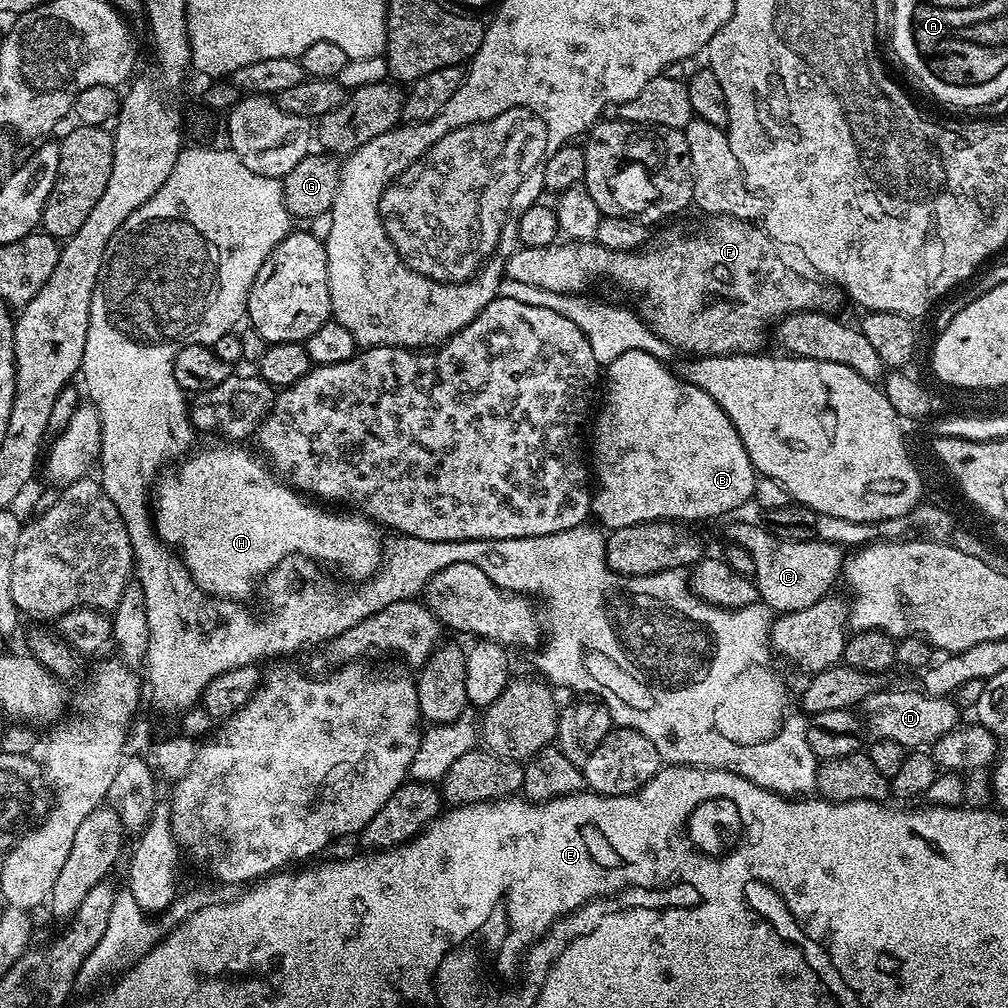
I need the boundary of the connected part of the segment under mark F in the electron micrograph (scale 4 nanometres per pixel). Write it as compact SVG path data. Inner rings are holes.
M718 216L707 221L709 224L705 226L701 232L696 232L693 236L676 236L673 240L668 240L665 244L660 244L657 248L651 246L645 247L643 250L635 252L615 252L606 246L595 243L591 240L573 240L571 242L557 242L550 246L534 246L526 248L523 246L517 247L515 250L509 251L508 261L504 263L505 277L514 282L522 282L526 286L538 286L542 290L550 290L551 292L563 292L565 294L580 294L585 290L591 280L596 280L601 276L604 280L609 280L612 284L617 284L620 288L625 288L628 292L633 292L636 296L641 296L648 305L642 311L643 319L654 330L654 334L658 334L658 338L662 338L668 344L671 344L673 349L684 352L692 352L696 356L735 356L737 354L756 354L761 351L760 348L764 344L764 331L769 328L773 322L779 322L785 316L794 314L795 312L814 312L817 310L836 310L842 301L842 296L835 287L829 286L827 283L821 282L819 279L811 278L807 280L804 276L799 276L782 257L779 256L778 245L763 227L757 226L755 223L747 220L735 220L733 216Z

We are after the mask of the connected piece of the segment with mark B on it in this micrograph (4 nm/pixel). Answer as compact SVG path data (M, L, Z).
M626 350L622 358L614 358L612 364L606 368L606 384L608 380L608 405L604 408L604 421L600 424L600 433L596 436L596 460L594 456L594 476L600 479L600 485L595 485L592 497L592 512L601 520L599 523L605 529L611 530L622 526L634 526L642 522L655 520L671 520L673 522L696 522L692 520L712 520L715 516L724 516L735 508L740 508L744 503L753 499L756 491L758 473L752 467L750 458L746 454L746 446L742 446L742 438L738 438L738 430L734 430L734 422L710 398L706 390L688 384L681 380L667 363L650 354L642 354L642 350Z

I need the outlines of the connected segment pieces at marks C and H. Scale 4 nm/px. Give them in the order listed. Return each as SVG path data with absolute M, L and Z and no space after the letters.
M759 523L756 524L732 524L728 528L728 536L735 547L746 550L750 558L754 558L755 586L760 591L760 600L773 613L806 610L833 591L831 588L836 580L838 584L846 563L843 547L819 539L802 542L783 540Z
M236 442L216 443L220 444L185 455L173 472L165 471L154 484L154 531L165 545L175 549L199 591L201 588L224 600L244 600L258 588L261 578L278 568L284 560L296 557L321 565L333 564L341 568L352 582L363 582L379 572L382 563L381 529L367 516L339 516L336 512L327 512L319 508L324 506L305 498L281 480L255 451L252 453L244 448L248 446Z

